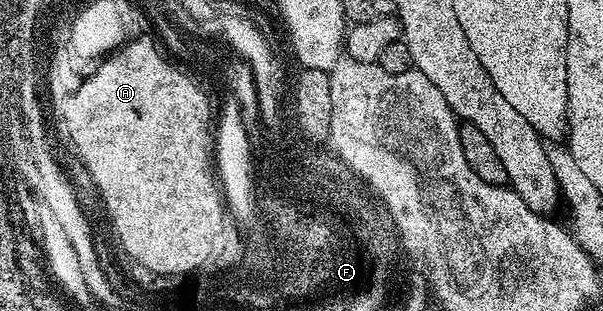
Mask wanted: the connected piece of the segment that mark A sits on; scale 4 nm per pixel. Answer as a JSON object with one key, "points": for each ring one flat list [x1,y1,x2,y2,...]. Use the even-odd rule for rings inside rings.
{"points":[[142,35,138,45,127,41,121,46,116,55,112,55,107,61,99,61,95,71,82,82,82,86,71,93,64,102,64,123,70,124,70,134,73,141,78,141,78,150,86,157,87,164,91,165,92,172,100,179,102,194,106,196,111,209,112,219,110,228,122,245,123,251,136,263,148,267,148,271,168,273,172,269,187,270,193,274,202,268,210,257,212,245,216,243,216,237,223,231,224,218,228,210,224,204,224,194,220,188,220,182,216,176,216,137,212,132,212,113,210,117,210,101,202,97,198,89,194,89,194,81,186,73,177,69,179,66,173,60,165,61,162,53,150,42,149,36]]}

